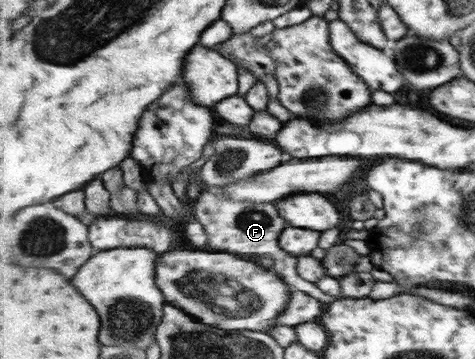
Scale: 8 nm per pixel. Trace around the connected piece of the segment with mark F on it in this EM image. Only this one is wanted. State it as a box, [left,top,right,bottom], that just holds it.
[195,191,342,306]

